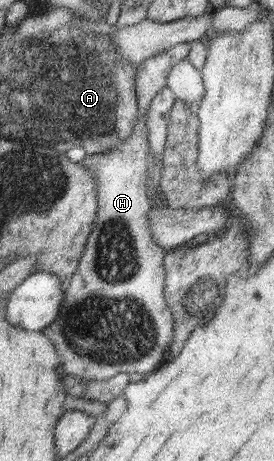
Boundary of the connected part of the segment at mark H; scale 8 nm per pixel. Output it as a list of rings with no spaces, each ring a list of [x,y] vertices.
[[[189,42],[178,43],[143,59],[136,69],[134,81],[137,109],[140,114],[133,122],[131,135],[110,150],[85,155],[78,163],[87,168],[98,183],[97,224],[87,237],[87,243],[79,256],[75,271],[64,284],[64,299],[62,299],[59,313],[43,331],[53,341],[63,373],[67,375],[101,381],[123,374],[148,374],[164,362],[165,349],[174,338],[173,316],[167,307],[163,293],[166,276],[163,256],[166,250],[153,244],[146,218],[146,213],[151,207],[145,195],[148,173],[147,123],[145,122],[147,116],[145,114],[153,97],[166,86],[171,66],[187,57],[188,45]]]

